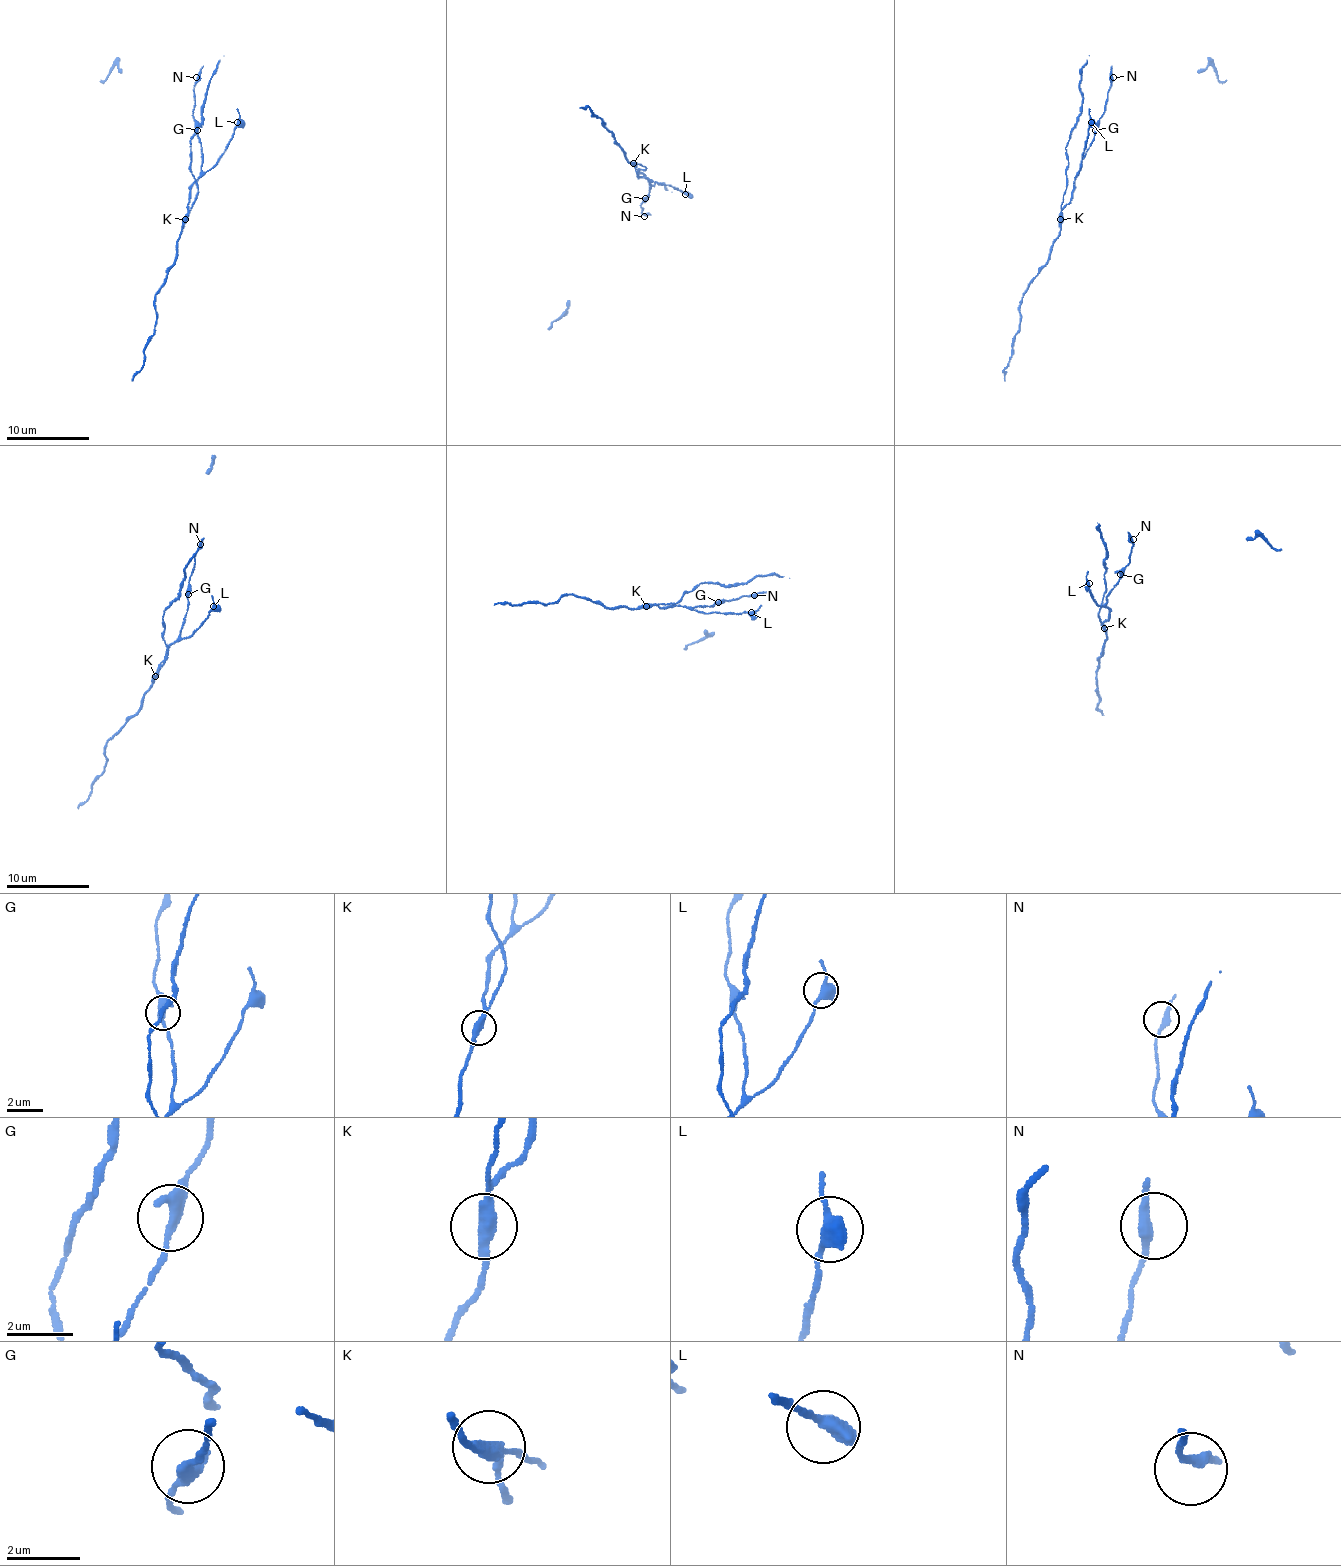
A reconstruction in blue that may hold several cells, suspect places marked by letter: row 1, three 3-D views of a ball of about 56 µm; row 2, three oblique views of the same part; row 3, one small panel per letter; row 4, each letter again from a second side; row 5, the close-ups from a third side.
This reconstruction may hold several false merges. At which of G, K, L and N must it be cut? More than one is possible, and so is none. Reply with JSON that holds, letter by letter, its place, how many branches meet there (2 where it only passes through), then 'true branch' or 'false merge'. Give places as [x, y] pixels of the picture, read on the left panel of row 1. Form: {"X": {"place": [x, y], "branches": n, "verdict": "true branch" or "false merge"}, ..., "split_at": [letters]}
{"G": {"place": [197, 130], "branches": 2, "verdict": "true branch"}, "K": {"place": [185, 219], "branches": 2, "verdict": "false merge"}, "L": {"place": [237, 122], "branches": 2, "verdict": "true branch"}, "N": {"place": [196, 77], "branches": 2, "verdict": "true branch"}, "split_at": ["K"]}

